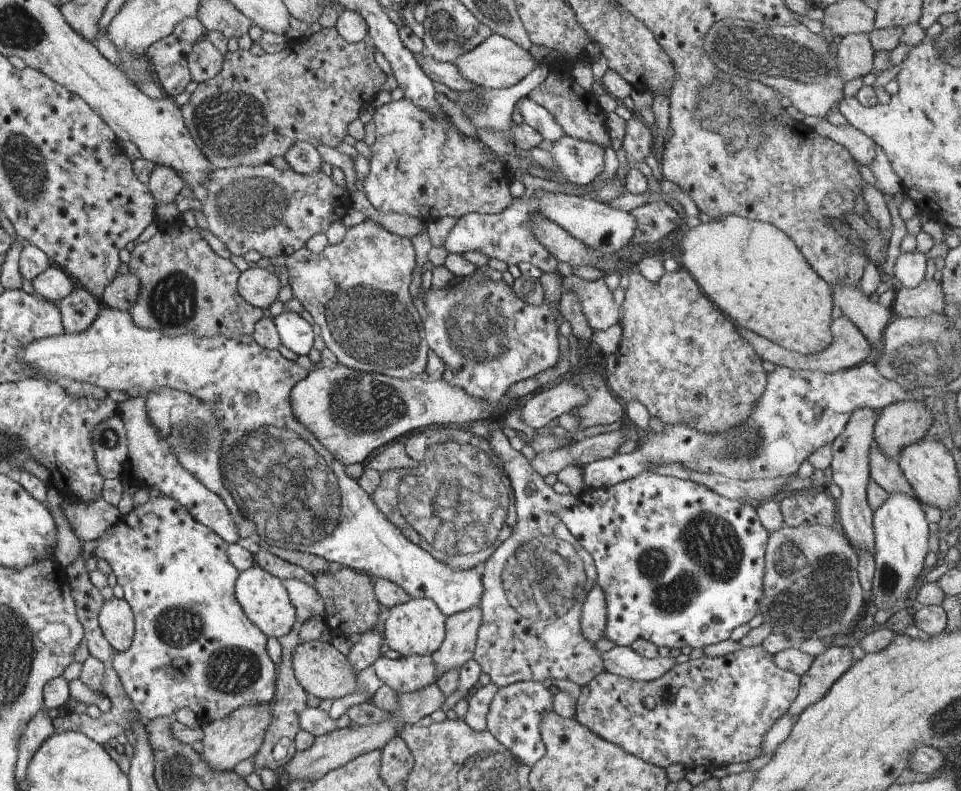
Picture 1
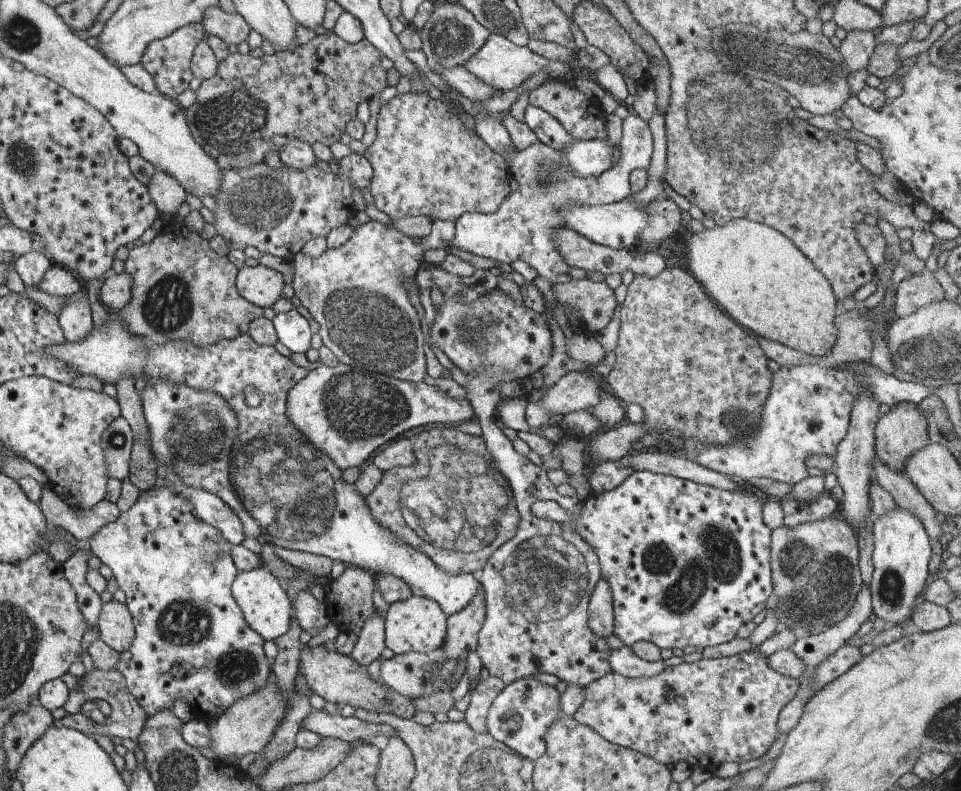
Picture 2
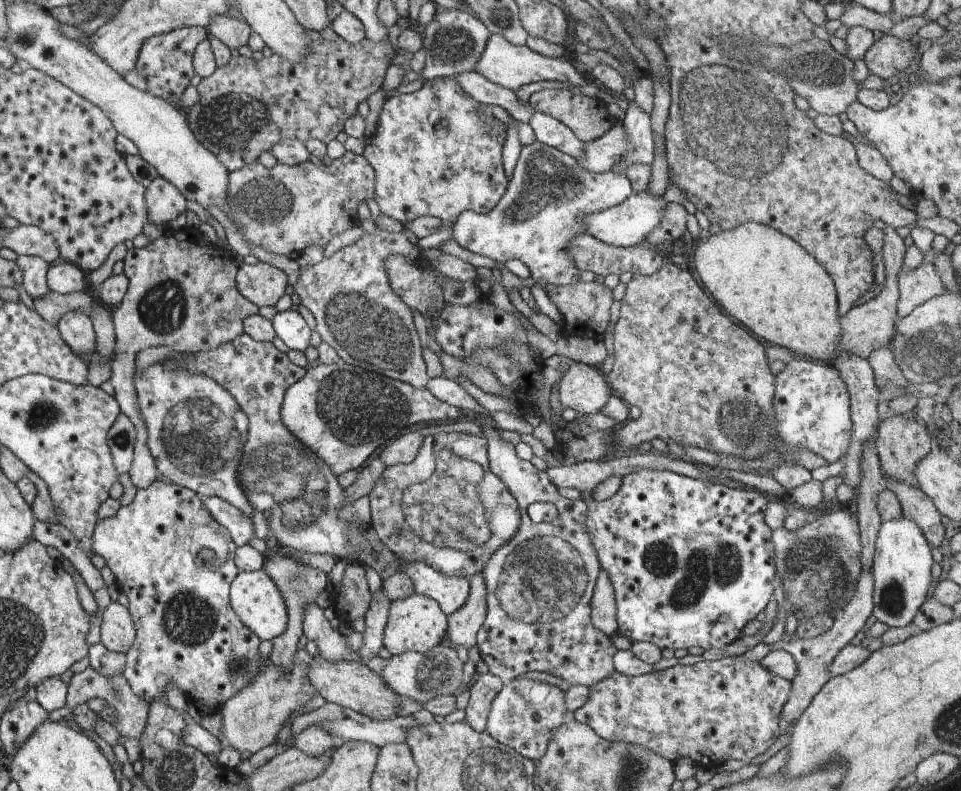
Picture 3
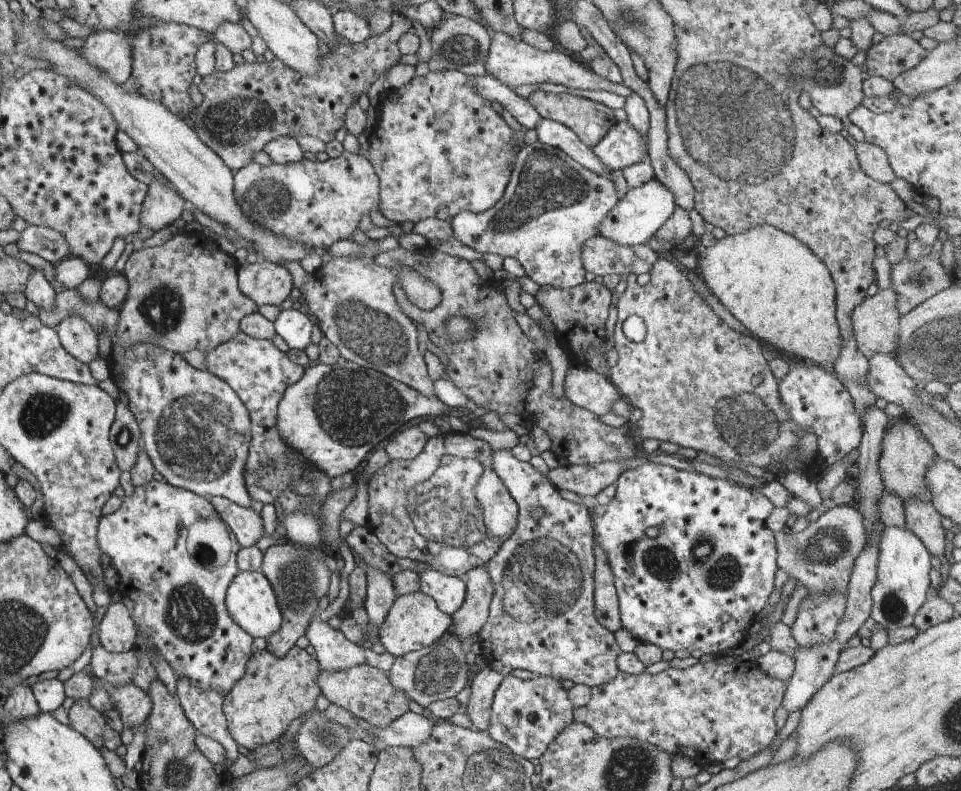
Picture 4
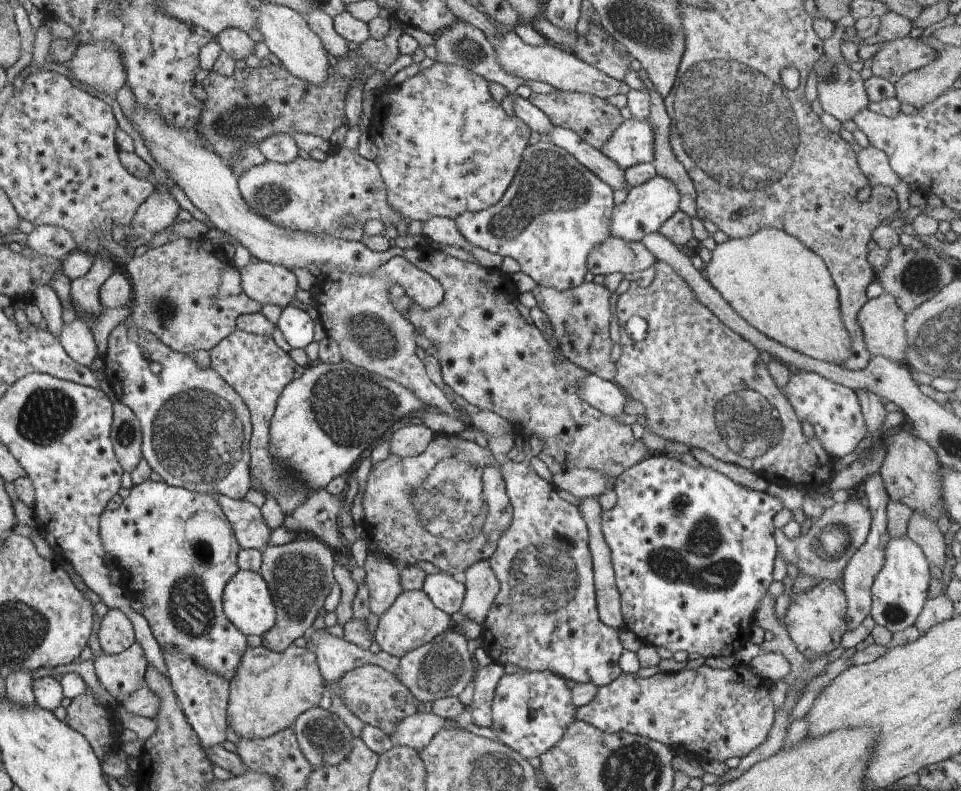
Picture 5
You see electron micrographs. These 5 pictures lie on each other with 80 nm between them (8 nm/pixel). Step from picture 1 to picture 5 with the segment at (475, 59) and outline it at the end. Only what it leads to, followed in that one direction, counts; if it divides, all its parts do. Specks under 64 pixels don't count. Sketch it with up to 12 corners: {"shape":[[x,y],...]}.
{"shape":[[505,29],[498,64],[558,91],[628,95],[615,80],[550,44],[529,46]]}

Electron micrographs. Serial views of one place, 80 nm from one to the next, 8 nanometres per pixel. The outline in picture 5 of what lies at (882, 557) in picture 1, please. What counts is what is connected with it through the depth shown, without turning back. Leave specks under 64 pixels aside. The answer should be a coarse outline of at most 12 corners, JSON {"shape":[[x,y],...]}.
{"shape":[[906,535],[890,536],[870,615],[892,634],[915,625],[930,564]]}

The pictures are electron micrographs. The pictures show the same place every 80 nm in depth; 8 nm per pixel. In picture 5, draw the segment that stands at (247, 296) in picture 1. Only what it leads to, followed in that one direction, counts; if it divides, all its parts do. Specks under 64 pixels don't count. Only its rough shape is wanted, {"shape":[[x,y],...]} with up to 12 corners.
{"shape":[[252,262],[240,269],[244,293],[286,309],[298,292],[283,265]]}

